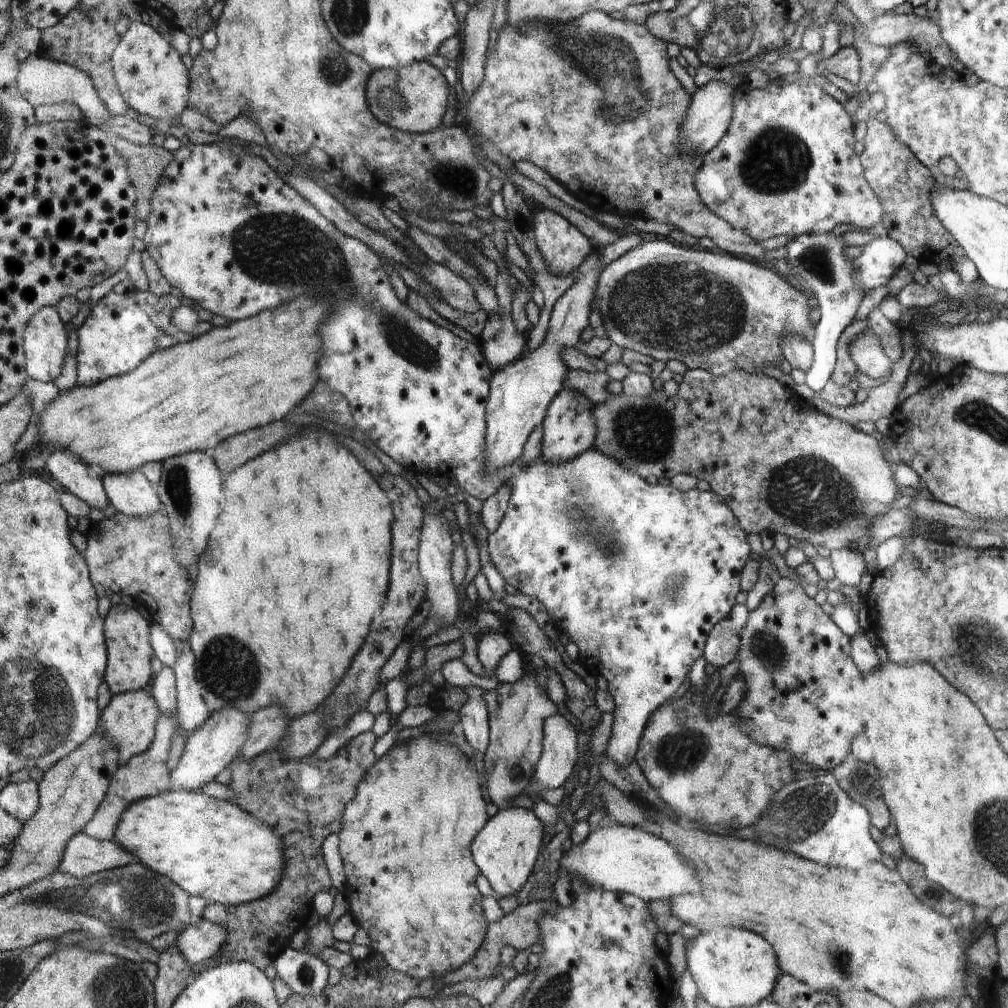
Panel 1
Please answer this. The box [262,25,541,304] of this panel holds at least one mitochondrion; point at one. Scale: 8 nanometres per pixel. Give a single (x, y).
(451, 175)

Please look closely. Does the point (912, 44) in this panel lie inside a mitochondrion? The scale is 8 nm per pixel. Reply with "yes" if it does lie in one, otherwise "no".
no

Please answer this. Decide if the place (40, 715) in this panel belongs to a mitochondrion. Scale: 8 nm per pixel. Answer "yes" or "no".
yes

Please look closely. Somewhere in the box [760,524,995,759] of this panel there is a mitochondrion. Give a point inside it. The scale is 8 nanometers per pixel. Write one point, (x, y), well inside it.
(967, 641)

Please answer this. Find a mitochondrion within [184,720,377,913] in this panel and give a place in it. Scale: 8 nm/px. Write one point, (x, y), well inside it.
(282, 783)

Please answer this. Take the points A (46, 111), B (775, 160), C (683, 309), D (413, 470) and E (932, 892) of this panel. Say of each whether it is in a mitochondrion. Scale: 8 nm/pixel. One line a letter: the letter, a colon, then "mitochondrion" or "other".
A: other
B: mitochondrion
C: mitochondrion
D: other
E: mitochondrion

